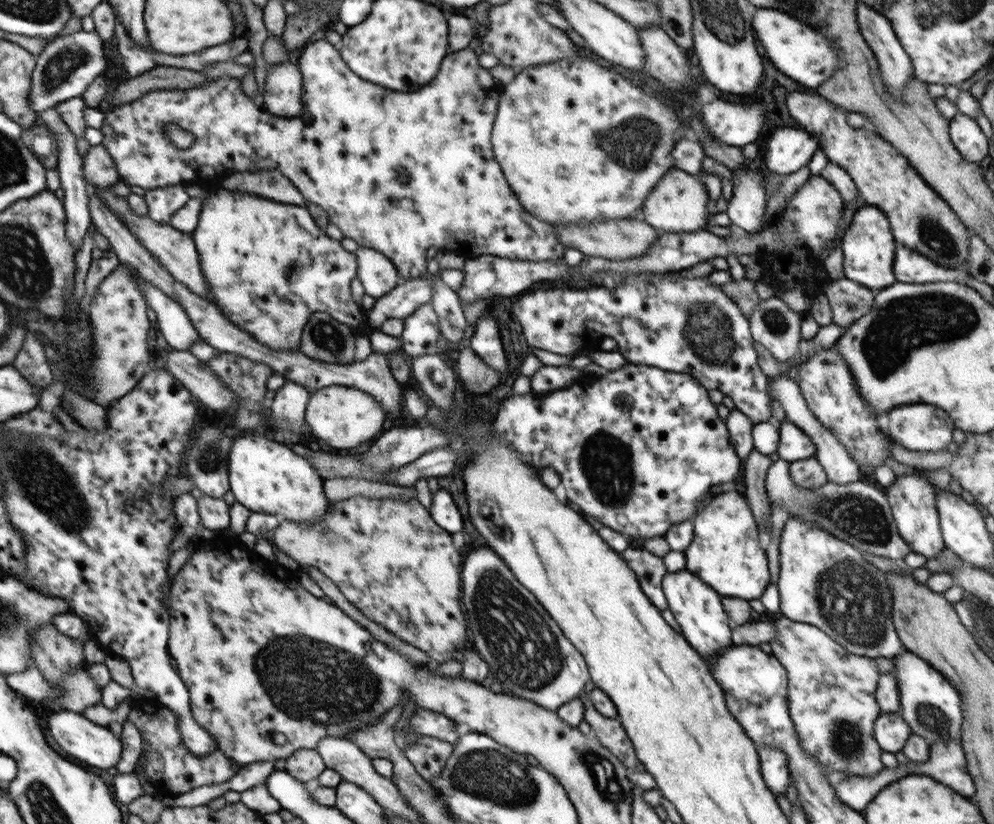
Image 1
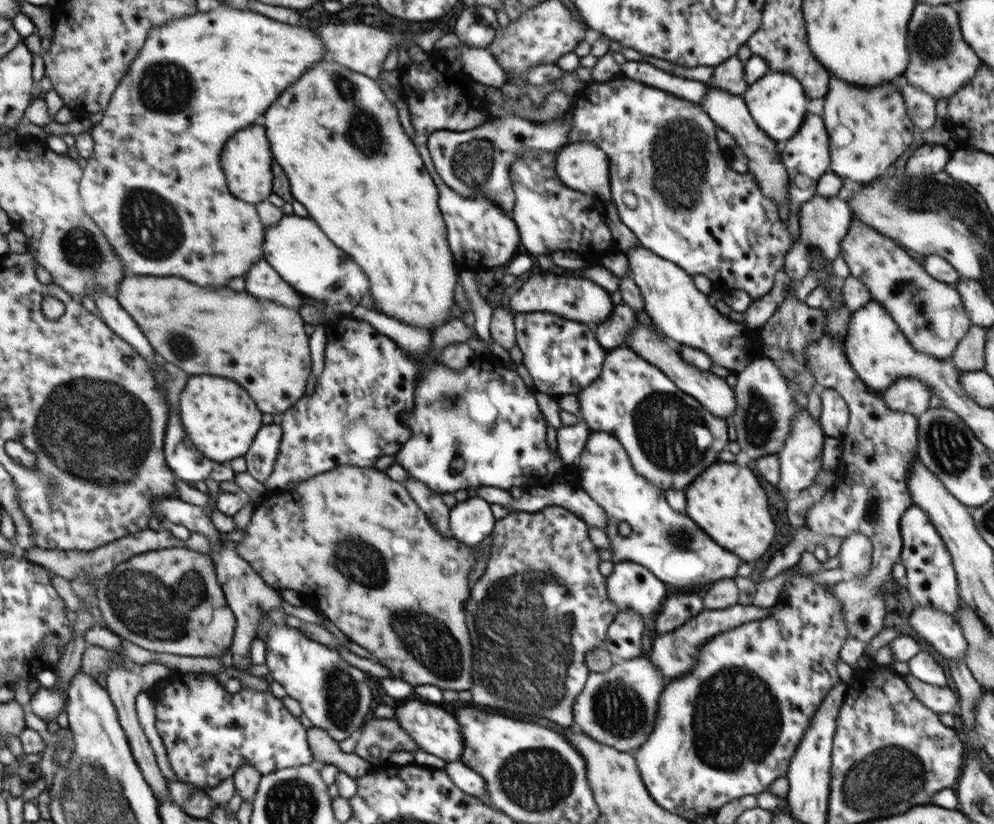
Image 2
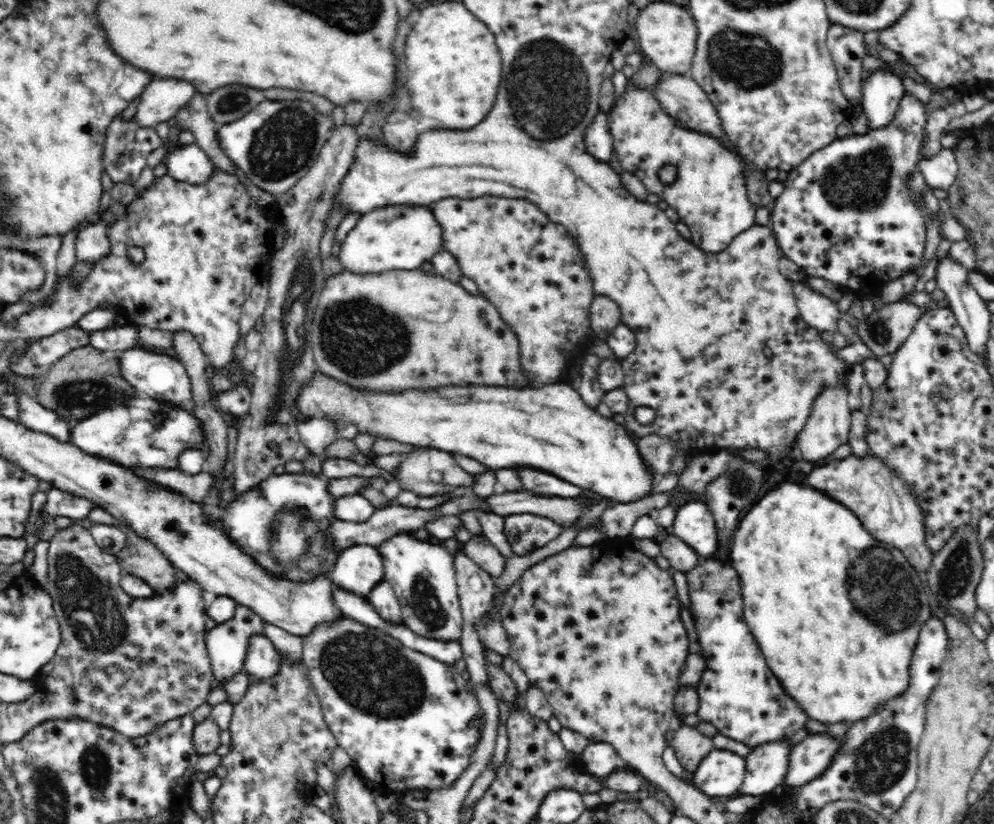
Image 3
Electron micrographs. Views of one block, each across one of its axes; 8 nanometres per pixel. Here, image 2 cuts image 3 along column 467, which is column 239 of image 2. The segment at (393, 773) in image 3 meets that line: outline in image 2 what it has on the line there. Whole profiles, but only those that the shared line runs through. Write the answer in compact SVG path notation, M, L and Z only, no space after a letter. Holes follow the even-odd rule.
M174 673L168 684L160 688L158 697L153 699L155 727L162 739L170 768L178 782L192 784L203 791L214 788L226 778L233 778L244 762L256 766L260 774L270 774L275 770L315 763L307 740L307 728L300 719L290 714L281 698L272 695L270 690L260 691L240 685L240 690L231 694L224 687L224 679L210 673Z

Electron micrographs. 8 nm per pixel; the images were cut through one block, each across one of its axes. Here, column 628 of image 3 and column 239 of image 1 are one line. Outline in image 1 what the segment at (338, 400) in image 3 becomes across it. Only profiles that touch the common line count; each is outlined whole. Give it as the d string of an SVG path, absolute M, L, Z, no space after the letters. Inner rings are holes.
M237 431L229 454L230 492L252 513L281 514L285 520L320 522L329 510L324 480L282 440L269 440L252 431Z

